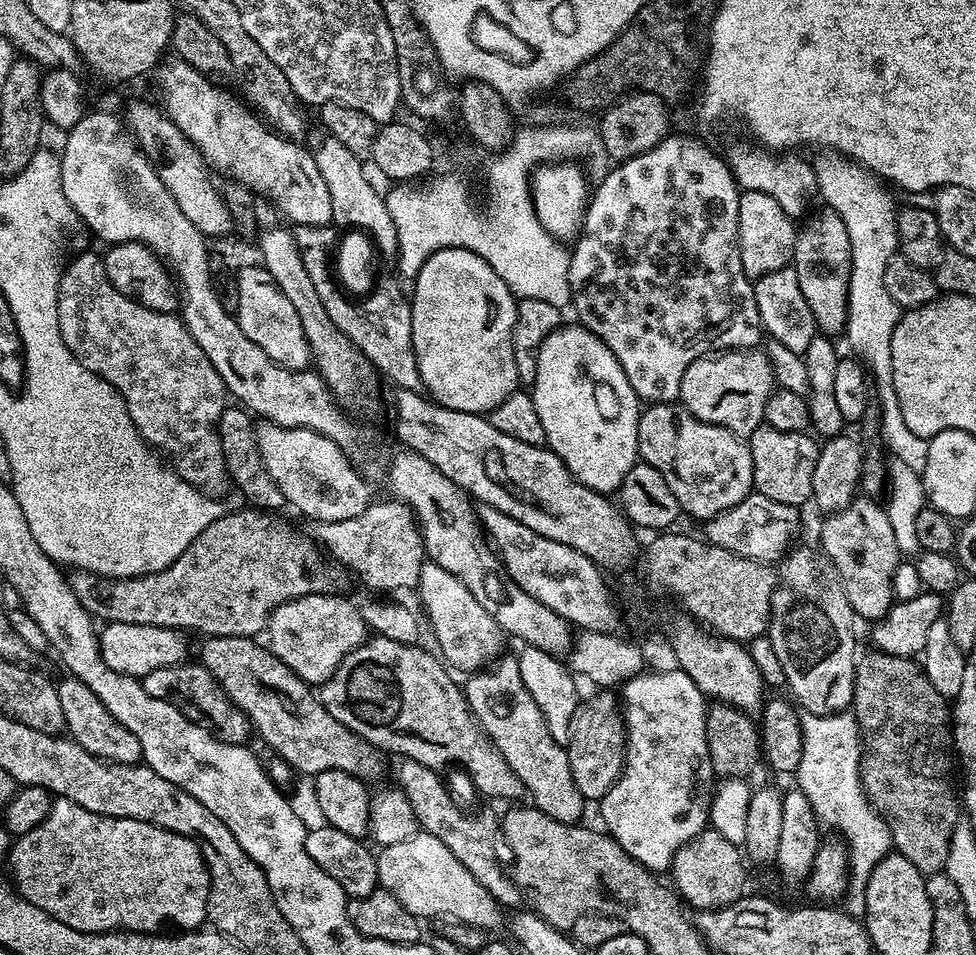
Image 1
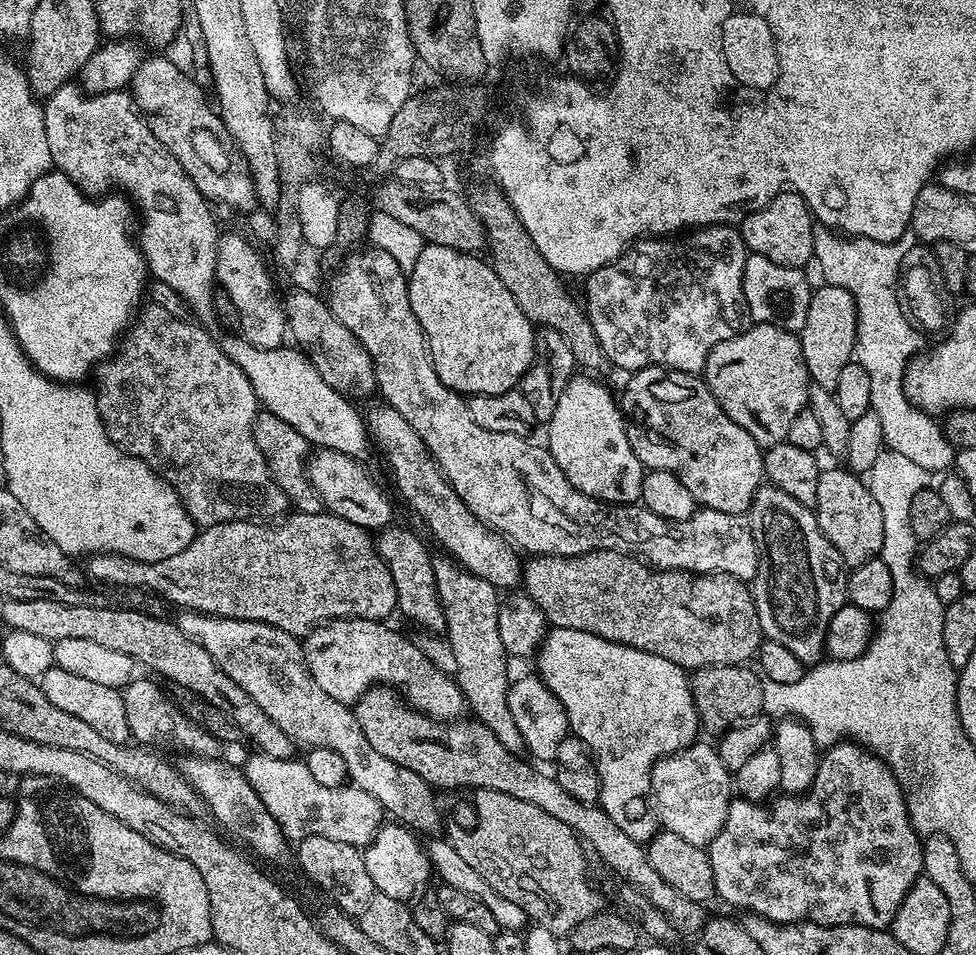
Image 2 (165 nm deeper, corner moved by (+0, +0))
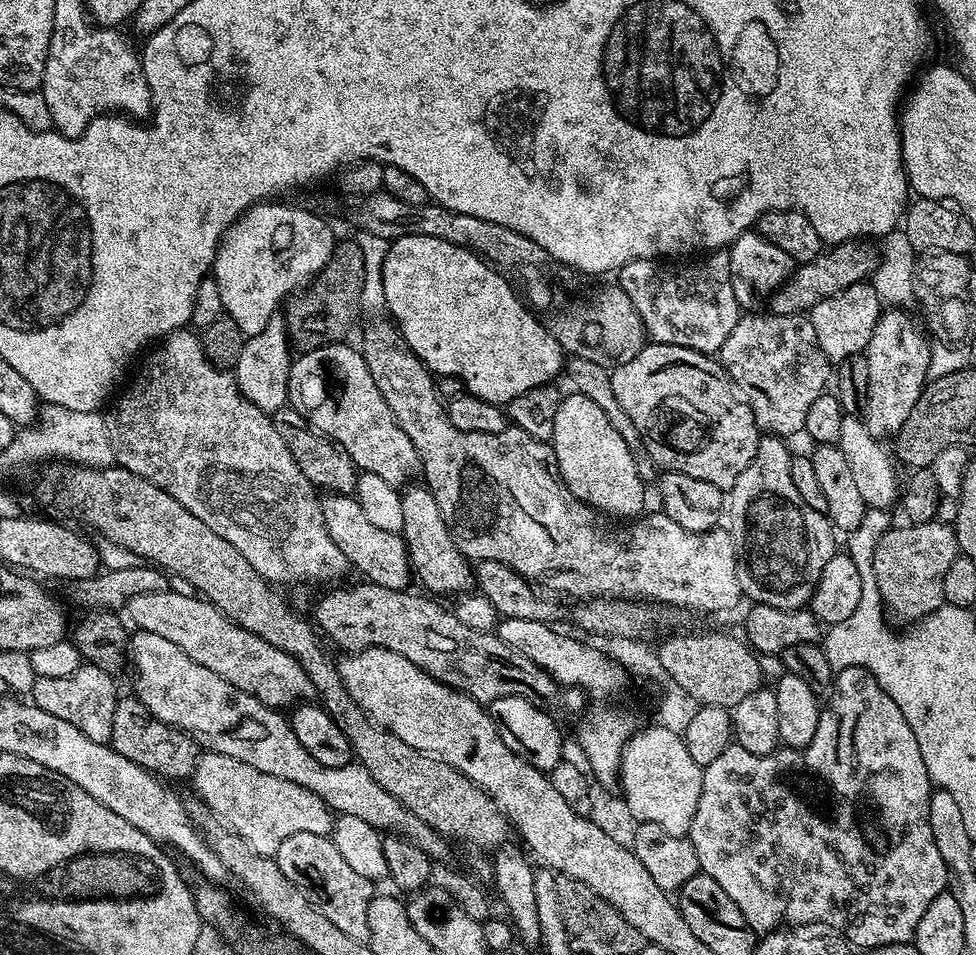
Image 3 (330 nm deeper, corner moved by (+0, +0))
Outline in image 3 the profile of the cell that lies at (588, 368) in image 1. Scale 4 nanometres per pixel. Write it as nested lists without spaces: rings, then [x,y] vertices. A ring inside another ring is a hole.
[[[572,392],[561,399],[550,443],[556,456],[556,471],[574,498],[608,518],[636,518],[645,511],[646,484],[638,478],[638,466],[634,466],[626,442],[622,442],[622,434],[610,426],[610,418],[590,398]]]

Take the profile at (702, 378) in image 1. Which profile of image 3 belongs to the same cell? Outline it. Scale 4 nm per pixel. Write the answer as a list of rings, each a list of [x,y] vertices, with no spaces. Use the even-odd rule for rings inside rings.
[[[744,314],[730,330],[730,338],[722,342],[718,359],[724,365],[732,383],[736,385],[741,396],[747,400],[750,410],[756,419],[756,425],[765,433],[781,438],[789,438],[797,432],[803,433],[806,413],[814,398],[825,392],[830,384],[830,361],[822,354],[822,346],[818,346],[818,334],[814,334],[814,326],[807,315],[795,316],[756,316],[760,314]]]

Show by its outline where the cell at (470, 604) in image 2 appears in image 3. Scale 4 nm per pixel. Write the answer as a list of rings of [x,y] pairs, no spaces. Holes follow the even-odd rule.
[[[412,482],[400,492],[402,498],[402,535],[408,548],[408,563],[412,566],[415,579],[425,584],[429,593],[437,597],[459,597],[474,588],[474,568],[467,556],[461,554],[442,514],[434,494],[420,482]]]

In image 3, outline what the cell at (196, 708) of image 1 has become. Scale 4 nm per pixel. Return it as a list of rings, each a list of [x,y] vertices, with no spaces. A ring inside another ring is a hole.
[[[121,695],[114,706],[114,726],[110,726],[112,749],[122,758],[140,764],[147,772],[161,778],[180,780],[191,777],[198,757],[198,745],[187,732],[171,728],[166,722],[156,720],[148,708],[135,695]]]

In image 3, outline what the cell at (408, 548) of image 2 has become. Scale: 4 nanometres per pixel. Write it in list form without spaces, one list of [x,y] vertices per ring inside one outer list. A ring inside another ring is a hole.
[[[325,495],[320,501],[320,509],[334,546],[342,550],[349,565],[353,569],[357,568],[367,583],[386,586],[390,590],[405,590],[411,585],[408,583],[413,583],[414,573],[411,564],[408,563],[408,548],[404,545],[403,535],[399,532],[381,530],[379,526],[371,524],[366,519],[364,511],[360,509],[355,495]]]

